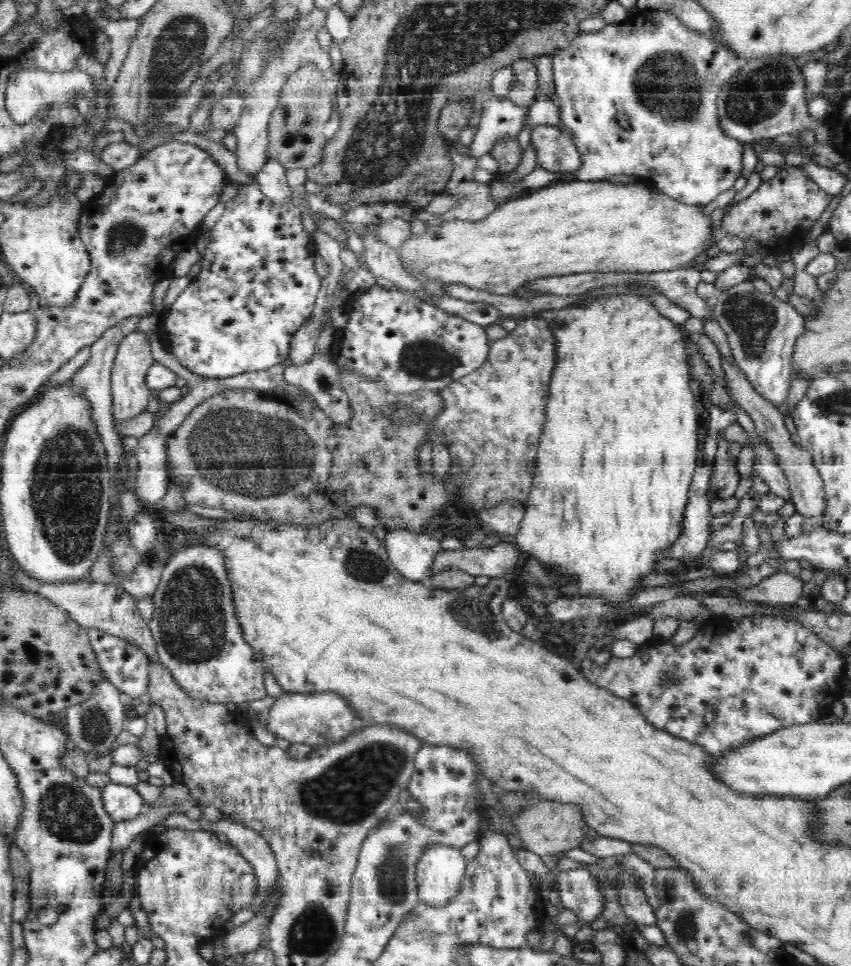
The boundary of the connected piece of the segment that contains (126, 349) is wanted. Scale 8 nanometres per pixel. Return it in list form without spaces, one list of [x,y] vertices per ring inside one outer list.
[[[141,331],[127,334],[118,345],[111,370],[112,418],[116,422],[120,422],[124,418],[132,418],[148,406],[148,395],[151,390],[146,387],[144,380],[146,380],[148,369],[155,361],[151,348],[148,335]]]

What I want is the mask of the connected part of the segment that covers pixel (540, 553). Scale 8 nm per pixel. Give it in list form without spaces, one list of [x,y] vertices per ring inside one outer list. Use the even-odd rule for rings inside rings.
[[[618,294],[612,296],[590,296],[587,295],[585,303],[564,307],[561,309],[549,309],[548,311],[541,311],[538,314],[540,318],[547,319],[548,322],[552,322],[552,326],[556,326],[556,338],[560,338],[560,366],[556,366],[556,378],[552,378],[552,390],[549,390],[549,397],[546,405],[546,422],[539,441],[539,450],[536,458],[536,469],[533,471],[533,483],[532,490],[529,495],[529,500],[525,504],[525,513],[523,519],[519,524],[519,530],[515,536],[514,543],[522,551],[524,556],[529,558],[530,562],[538,563],[541,567],[544,567],[550,575],[554,575],[554,579],[557,579],[557,592],[560,592],[560,596],[572,598],[572,596],[590,596],[590,594],[596,594],[596,596],[606,596],[608,600],[626,600],[626,596],[634,594],[636,592],[636,586],[638,582],[636,580],[642,580],[650,574],[656,572],[656,566],[658,562],[662,562],[662,556],[658,556],[658,550],[664,550],[664,548],[672,548],[678,538],[682,536],[683,522],[685,520],[685,514],[688,504],[688,494],[690,493],[690,485],[696,471],[698,464],[698,414],[696,413],[696,393],[693,391],[693,381],[691,374],[691,366],[689,365],[688,347],[685,344],[686,333],[681,325],[673,323],[670,319],[662,316],[654,308],[654,304],[650,303],[645,296],[638,296],[636,294]]]

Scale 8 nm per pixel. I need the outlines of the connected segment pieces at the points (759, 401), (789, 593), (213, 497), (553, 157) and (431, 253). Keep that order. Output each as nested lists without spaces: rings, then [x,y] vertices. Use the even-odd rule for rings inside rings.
[[[732,360],[723,361],[723,372],[725,372],[725,382],[727,383],[727,391],[731,393],[735,402],[750,415],[755,428],[758,432],[760,440],[764,440],[772,448],[774,454],[777,454],[777,462],[784,476],[789,482],[789,492],[792,496],[792,502],[795,510],[803,514],[805,517],[823,518],[825,505],[825,491],[823,490],[823,480],[818,470],[813,466],[813,459],[810,452],[802,450],[791,440],[791,434],[784,425],[783,414],[778,411],[769,400],[760,396],[753,388],[751,382],[746,378],[742,369]]]
[[[780,572],[766,578],[752,588],[734,588],[738,598],[764,605],[790,606],[802,596],[805,577]]]
[[[338,369],[338,373],[343,393],[348,395],[354,409],[352,420],[346,424],[336,424],[318,408],[318,430],[306,426],[304,410],[300,410],[298,400],[292,396],[286,400],[284,392],[274,396],[268,392],[256,392],[254,387],[238,392],[236,389],[218,391],[193,407],[179,429],[170,435],[166,446],[168,472],[171,480],[184,491],[186,504],[224,508],[234,510],[236,514],[262,520],[286,520],[305,527],[340,522],[354,506],[366,504],[384,520],[388,530],[423,533],[430,520],[444,510],[448,492],[430,472],[422,474],[418,470],[418,448],[426,442],[428,432],[424,430],[428,420],[434,418],[434,428],[436,418],[446,408],[446,401],[434,390],[388,391],[386,383],[355,369]],[[398,408],[407,412],[411,419],[392,419]]]
[[[554,125],[534,127],[526,140],[533,146],[537,166],[543,171],[572,173],[582,166],[582,153],[571,137]]]
[[[565,181],[554,182],[549,186],[540,188],[538,192],[530,196],[520,197],[518,200],[508,200],[508,204],[503,204],[494,209],[490,214],[482,219],[449,219],[442,225],[428,228],[424,238],[410,238],[402,246],[402,262],[407,274],[412,274],[414,278],[434,278],[438,282],[462,282],[478,290],[484,290],[490,294],[505,295],[516,292],[524,283],[543,276],[564,276],[569,274],[580,274],[583,272],[662,272],[667,270],[681,269],[690,266],[696,256],[704,254],[711,246],[714,246],[712,231],[712,218],[704,213],[703,205],[685,205],[674,200],[664,193],[654,193],[650,189],[652,185],[637,181],[636,183],[617,184],[608,181]]]

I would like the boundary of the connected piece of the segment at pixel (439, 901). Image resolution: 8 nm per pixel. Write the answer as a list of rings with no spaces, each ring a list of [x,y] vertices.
[[[436,844],[422,854],[415,870],[420,901],[441,907],[458,896],[469,861],[460,850]]]

